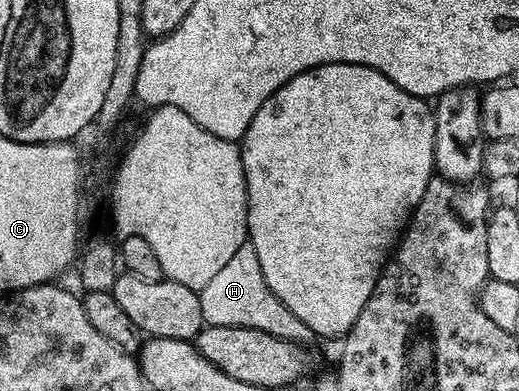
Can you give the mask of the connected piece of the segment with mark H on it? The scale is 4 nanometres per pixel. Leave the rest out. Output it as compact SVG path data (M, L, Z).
M248 240L232 254L228 262L199 289L198 293L201 298L202 321L205 325L232 325L264 330L274 337L284 337L286 340L301 344L307 343L306 340L313 337L313 332L308 330L308 326L305 326L304 322L301 322L300 318L297 318L268 287L263 271L260 270L256 250Z

